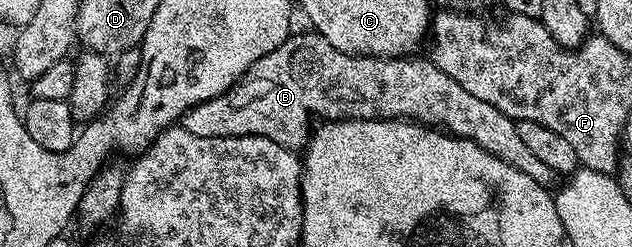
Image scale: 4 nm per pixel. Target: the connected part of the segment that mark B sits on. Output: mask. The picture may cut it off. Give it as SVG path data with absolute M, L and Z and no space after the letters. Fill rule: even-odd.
M291 34L280 49L260 57L220 97L212 97L186 112L180 126L188 133L196 133L196 137L259 135L298 153L310 141L310 114L319 115L322 121L403 118L470 139L537 183L550 185L556 179L556 173L520 141L515 120L500 113L496 105L468 93L460 81L452 81L429 58L349 55L336 45L328 45L322 35L309 34Z

